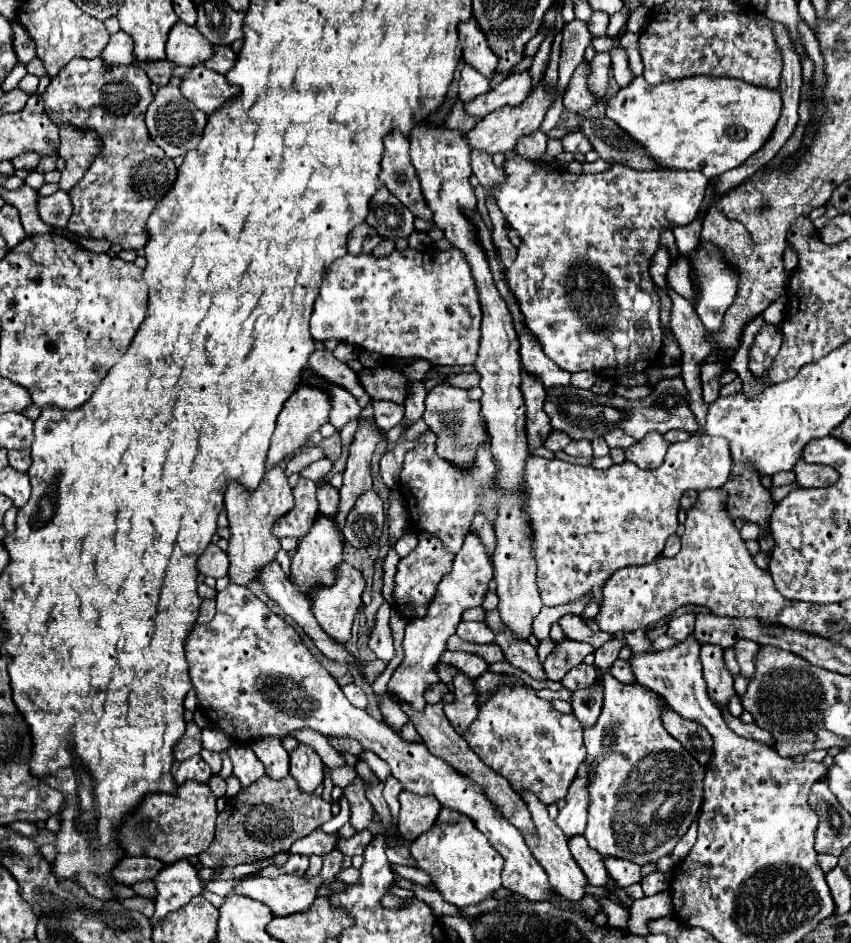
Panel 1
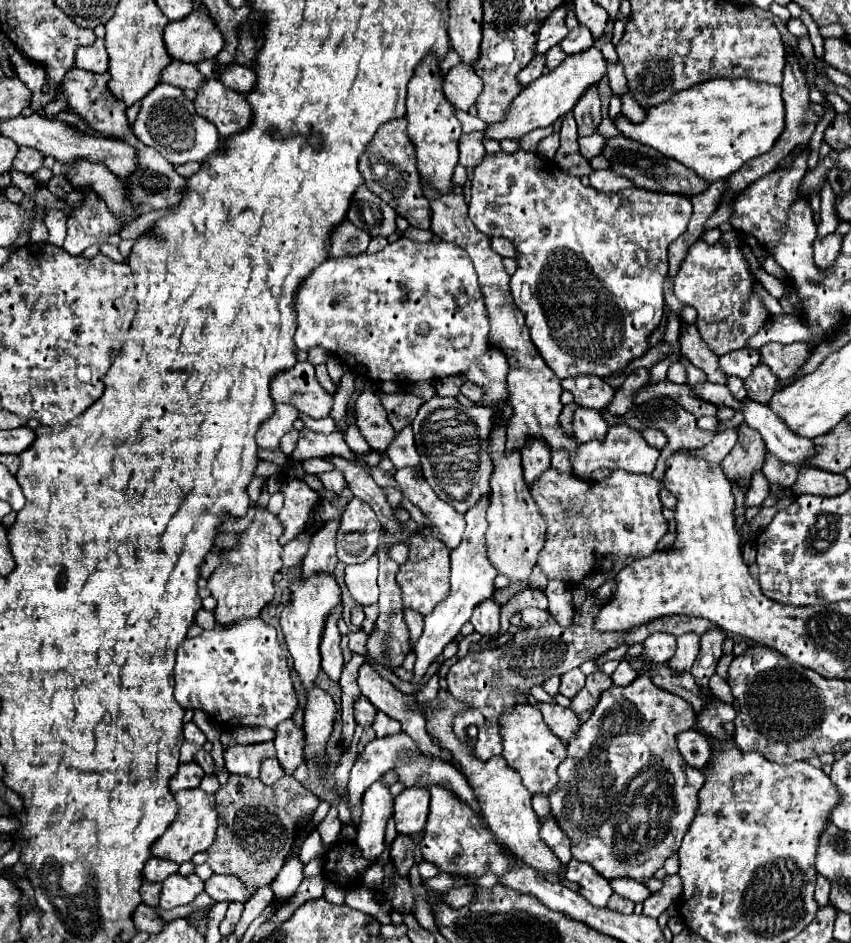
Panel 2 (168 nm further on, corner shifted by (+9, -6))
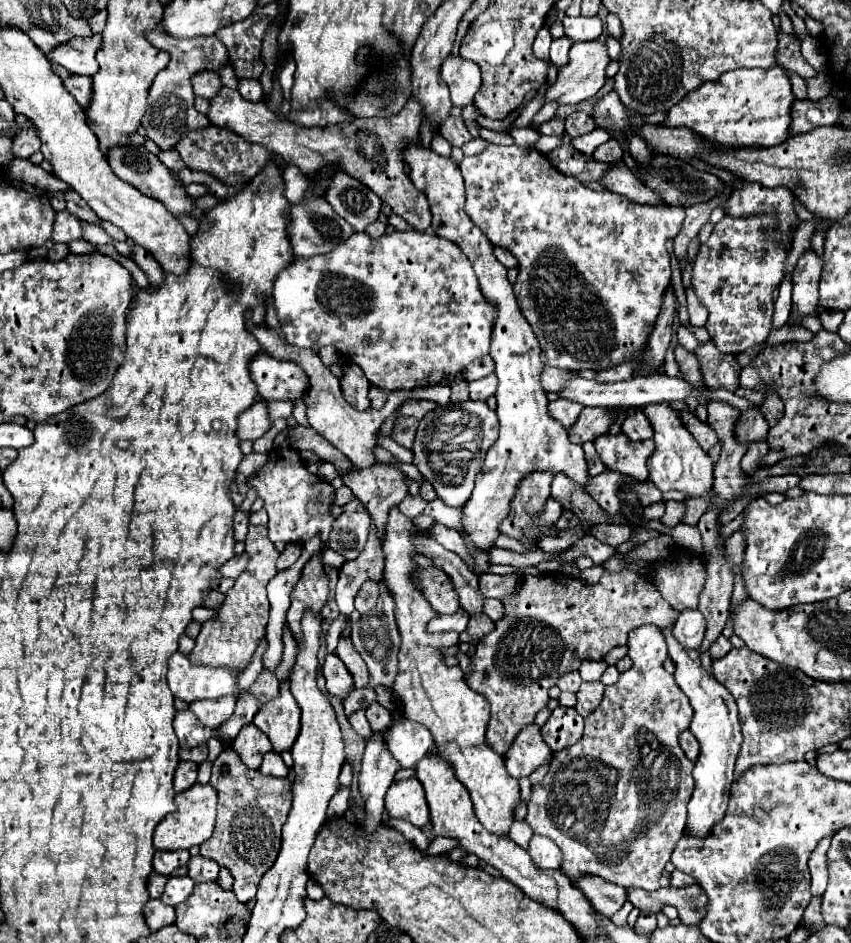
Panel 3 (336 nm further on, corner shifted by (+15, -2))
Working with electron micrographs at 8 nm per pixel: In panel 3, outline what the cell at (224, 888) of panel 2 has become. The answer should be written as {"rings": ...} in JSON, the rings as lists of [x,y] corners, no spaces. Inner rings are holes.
{"rings":[[[195,856],[187,864],[189,876],[195,882],[215,882],[219,876],[219,866],[213,860],[207,860],[203,856]]]}

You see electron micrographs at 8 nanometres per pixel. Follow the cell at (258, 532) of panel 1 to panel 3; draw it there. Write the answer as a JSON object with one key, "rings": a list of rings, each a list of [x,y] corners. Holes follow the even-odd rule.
{"rings":[[[249,526],[249,534],[245,540],[245,552],[249,554],[247,568],[235,580],[233,588],[225,592],[221,606],[215,610],[215,618],[201,624],[201,632],[197,636],[197,644],[193,648],[193,662],[209,664],[209,666],[229,666],[229,668],[245,668],[251,662],[251,656],[257,648],[257,642],[265,634],[267,616],[269,616],[269,600],[267,600],[267,582],[277,574],[275,560],[279,552],[273,542],[267,538],[265,526]]]}

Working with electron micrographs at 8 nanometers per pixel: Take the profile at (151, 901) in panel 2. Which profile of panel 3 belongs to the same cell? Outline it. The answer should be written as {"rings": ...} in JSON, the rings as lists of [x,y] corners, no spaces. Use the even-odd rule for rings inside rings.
{"rings":[[[151,872],[151,874],[149,874],[149,882],[147,882],[149,898],[159,898],[159,896],[163,894],[165,882],[167,882],[165,876],[161,876],[161,874],[157,874],[157,872]]]}

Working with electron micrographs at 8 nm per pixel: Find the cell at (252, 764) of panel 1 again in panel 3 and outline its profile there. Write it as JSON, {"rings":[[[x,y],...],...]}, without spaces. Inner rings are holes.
{"rings":[[[249,724],[241,728],[237,738],[231,742],[231,748],[239,754],[241,762],[247,768],[259,770],[263,754],[271,750],[271,742],[255,724]]]}

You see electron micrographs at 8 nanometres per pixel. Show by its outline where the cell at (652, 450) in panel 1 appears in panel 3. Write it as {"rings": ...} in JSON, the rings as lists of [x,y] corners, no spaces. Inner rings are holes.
{"rings":[[[619,432],[617,436],[601,434],[601,436],[597,436],[597,440],[593,440],[593,444],[595,444],[595,450],[597,450],[601,462],[609,470],[617,470],[617,472],[627,474],[641,482],[649,478],[647,458],[651,456],[651,452],[655,448],[653,440],[631,442],[623,432]]]}

